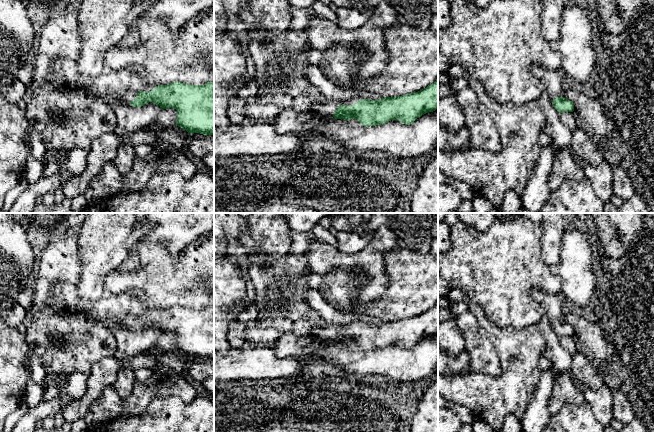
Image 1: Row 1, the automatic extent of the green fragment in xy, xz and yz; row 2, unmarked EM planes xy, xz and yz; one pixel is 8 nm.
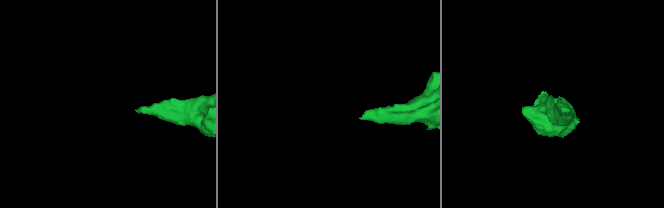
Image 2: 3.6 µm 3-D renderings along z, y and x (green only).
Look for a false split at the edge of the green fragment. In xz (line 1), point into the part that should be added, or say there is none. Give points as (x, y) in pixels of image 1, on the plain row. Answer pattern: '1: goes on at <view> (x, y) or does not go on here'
1: goes on at xz (325, 335)

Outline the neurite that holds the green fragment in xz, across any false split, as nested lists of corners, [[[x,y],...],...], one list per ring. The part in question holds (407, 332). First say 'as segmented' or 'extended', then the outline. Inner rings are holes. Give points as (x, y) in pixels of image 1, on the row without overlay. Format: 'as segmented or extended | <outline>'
extended | [[[438,303],[426,312],[407,319],[384,321],[379,324],[353,322],[346,325],[334,325],[327,323],[325,327],[316,327],[312,330],[312,336],[323,344],[357,343],[363,350],[376,350],[386,348],[391,344],[399,344],[403,348],[413,348],[420,340],[438,333]]]

